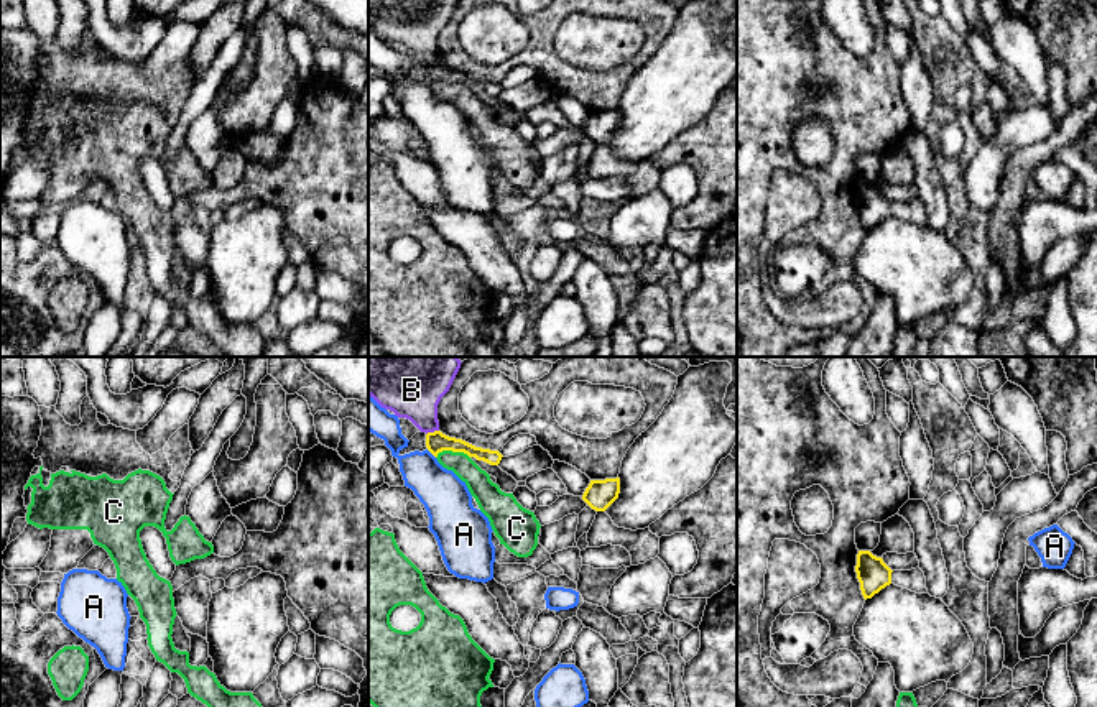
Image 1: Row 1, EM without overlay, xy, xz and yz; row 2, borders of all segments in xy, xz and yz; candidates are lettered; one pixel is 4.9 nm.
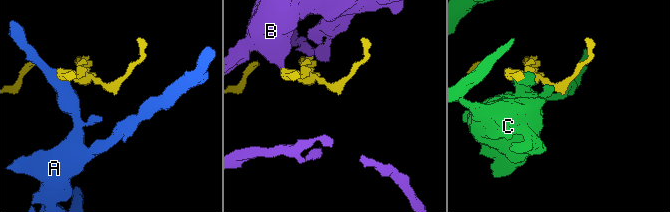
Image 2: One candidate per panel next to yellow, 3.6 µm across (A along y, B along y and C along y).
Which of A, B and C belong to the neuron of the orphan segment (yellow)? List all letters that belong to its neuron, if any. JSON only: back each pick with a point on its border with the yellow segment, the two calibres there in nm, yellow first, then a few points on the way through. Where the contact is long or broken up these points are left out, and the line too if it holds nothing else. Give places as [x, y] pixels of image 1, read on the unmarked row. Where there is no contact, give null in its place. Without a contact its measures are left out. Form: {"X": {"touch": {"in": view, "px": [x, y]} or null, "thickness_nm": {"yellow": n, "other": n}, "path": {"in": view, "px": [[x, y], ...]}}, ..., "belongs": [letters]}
{"belongs": []}

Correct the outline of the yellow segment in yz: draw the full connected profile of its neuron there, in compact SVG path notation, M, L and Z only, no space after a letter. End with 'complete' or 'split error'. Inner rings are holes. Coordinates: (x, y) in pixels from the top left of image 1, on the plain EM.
M859 183L855 204L865 232L890 215L916 225L928 225L926 209L919 199L911 202L891 202L882 189L873 187L870 183Z; split error

